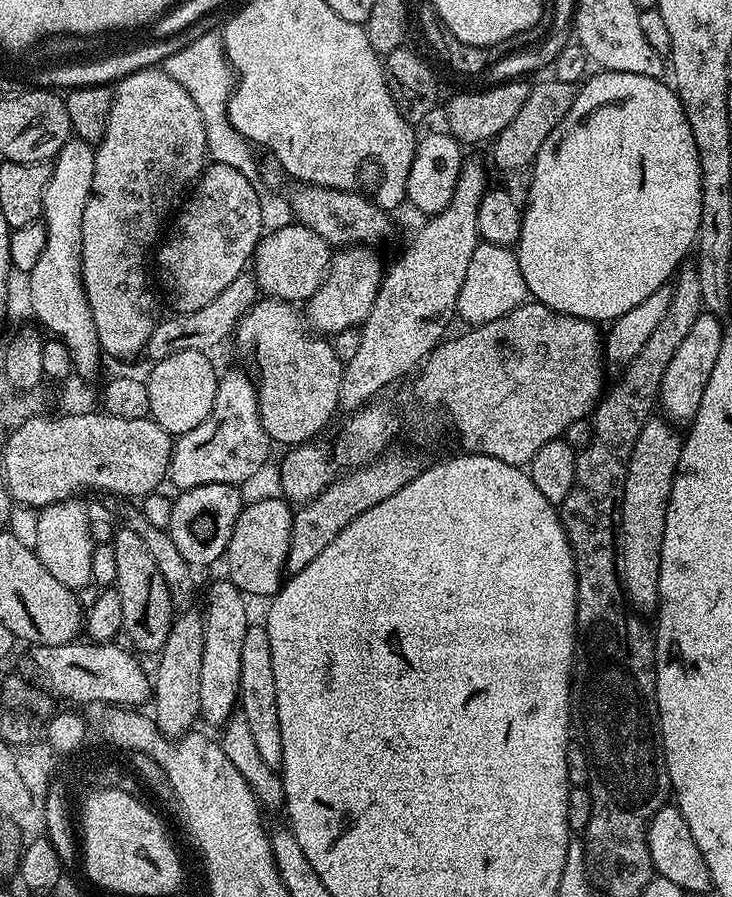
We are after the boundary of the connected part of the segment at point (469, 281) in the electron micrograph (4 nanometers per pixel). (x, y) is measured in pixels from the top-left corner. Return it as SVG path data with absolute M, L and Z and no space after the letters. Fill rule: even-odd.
M477 243L474 254L470 254L470 266L466 266L466 278L462 278L462 290L458 294L456 310L459 319L465 320L465 325L475 326L494 322L494 318L502 318L515 308L521 308L529 299L526 278L522 278L522 266L518 262L515 251L511 247L503 248L497 244Z

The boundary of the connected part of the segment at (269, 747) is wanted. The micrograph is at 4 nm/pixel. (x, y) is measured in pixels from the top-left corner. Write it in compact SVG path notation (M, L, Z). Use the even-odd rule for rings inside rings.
M250 626L242 641L242 674L240 675L240 699L238 708L246 712L251 736L260 757L266 764L279 769L282 762L282 730L278 726L278 706L274 690L274 658L270 658L270 638L267 627Z

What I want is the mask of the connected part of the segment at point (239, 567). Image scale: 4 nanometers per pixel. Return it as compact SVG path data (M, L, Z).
M256 500L245 503L238 514L238 522L234 526L234 534L228 543L226 561L228 560L227 579L245 597L265 596L271 598L280 590L286 579L284 563L290 546L290 526L293 509L289 501Z

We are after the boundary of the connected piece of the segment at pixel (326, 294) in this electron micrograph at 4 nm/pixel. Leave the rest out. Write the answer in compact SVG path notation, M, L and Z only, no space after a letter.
M344 246L333 255L322 286L306 302L306 324L313 333L335 334L363 325L374 306L374 298L386 271L385 265L380 265L376 251L372 246Z

